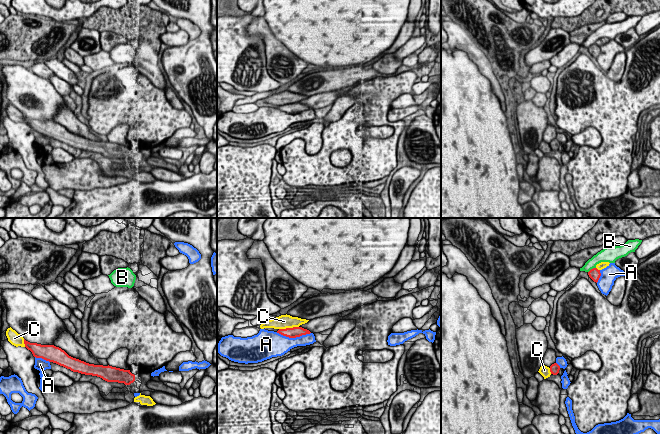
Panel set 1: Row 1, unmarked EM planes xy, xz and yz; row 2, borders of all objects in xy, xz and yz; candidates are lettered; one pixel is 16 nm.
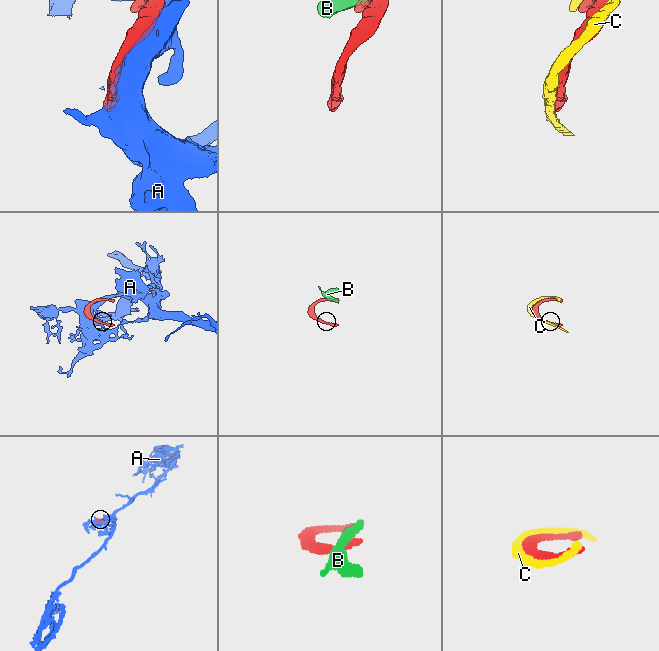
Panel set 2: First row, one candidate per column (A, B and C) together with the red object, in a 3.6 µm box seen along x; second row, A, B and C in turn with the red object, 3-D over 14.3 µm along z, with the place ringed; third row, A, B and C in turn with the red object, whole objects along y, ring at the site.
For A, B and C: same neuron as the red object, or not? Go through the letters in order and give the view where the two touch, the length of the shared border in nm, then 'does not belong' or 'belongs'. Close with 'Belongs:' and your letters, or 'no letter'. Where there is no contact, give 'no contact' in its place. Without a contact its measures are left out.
A: contact in xz; length 550 nm; does not belong
B: contact in yz; length 150 nm; does not belong
C: contact in xz; length 320 nm; belongs
Belongs: C

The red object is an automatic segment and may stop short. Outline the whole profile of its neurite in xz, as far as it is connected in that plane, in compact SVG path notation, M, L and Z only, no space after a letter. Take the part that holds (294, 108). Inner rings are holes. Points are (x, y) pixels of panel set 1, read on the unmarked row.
M286 90L262 99L260 104L274 104L278 106L277 109L283 112L296 114L311 109L309 106L301 103L302 100L305 100L308 97L309 96L292 93Z

